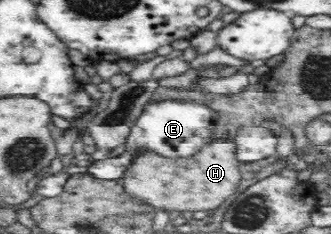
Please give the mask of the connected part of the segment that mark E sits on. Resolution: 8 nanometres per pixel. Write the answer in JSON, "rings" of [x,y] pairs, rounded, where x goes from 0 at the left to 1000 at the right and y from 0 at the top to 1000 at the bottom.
{"rings":[[[477,423],[450,432],[399,534],[375,645],[353,671],[284,688],[266,739],[308,769],[353,769],[372,756],[381,718],[402,692],[417,645],[459,641],[502,675],[577,675],[634,594],[650,594],[644,474],[613,440],[577,423]]]}

